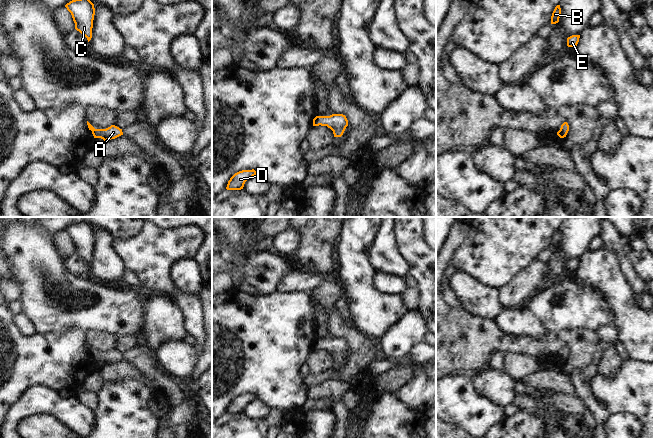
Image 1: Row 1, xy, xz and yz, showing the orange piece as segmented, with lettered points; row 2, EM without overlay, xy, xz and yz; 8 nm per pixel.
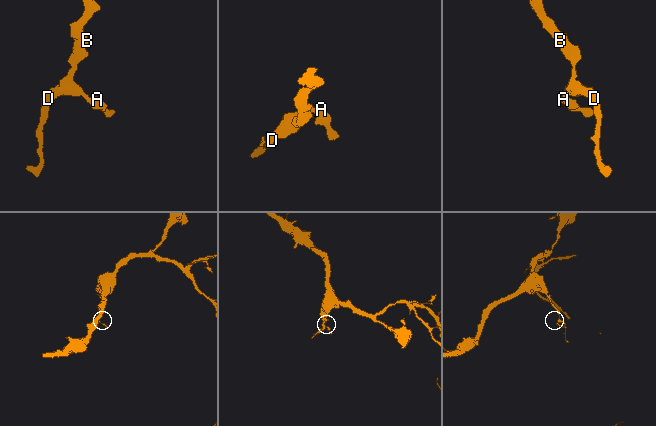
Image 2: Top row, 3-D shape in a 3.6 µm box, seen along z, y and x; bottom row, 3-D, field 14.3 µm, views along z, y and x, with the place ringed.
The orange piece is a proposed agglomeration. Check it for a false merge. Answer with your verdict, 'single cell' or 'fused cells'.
single cell

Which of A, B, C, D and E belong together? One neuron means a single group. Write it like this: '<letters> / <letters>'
A B C D E

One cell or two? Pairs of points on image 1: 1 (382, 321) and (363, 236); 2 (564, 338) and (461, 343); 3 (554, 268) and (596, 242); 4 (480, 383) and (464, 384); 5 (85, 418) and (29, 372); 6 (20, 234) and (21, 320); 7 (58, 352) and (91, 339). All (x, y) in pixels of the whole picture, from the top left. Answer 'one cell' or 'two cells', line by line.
1: one cell
2: one cell
3: two cells
4: two cells
5: two cells
6: two cells
7: two cells

